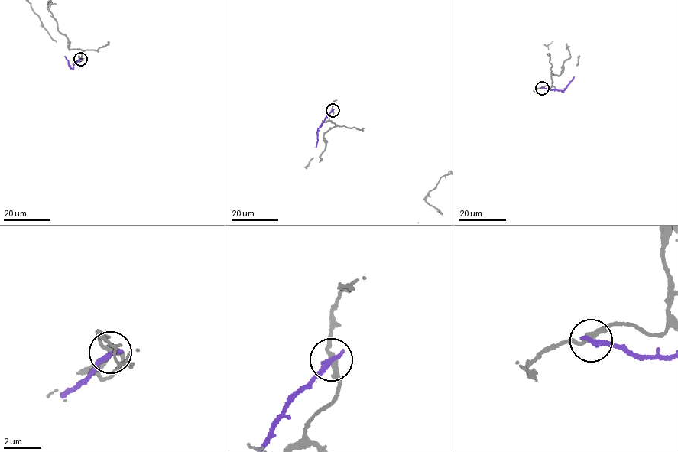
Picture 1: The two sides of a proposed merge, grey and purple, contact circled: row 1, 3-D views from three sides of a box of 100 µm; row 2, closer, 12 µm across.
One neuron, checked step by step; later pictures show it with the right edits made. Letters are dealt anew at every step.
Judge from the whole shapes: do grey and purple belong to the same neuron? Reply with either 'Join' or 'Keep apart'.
Keep apart

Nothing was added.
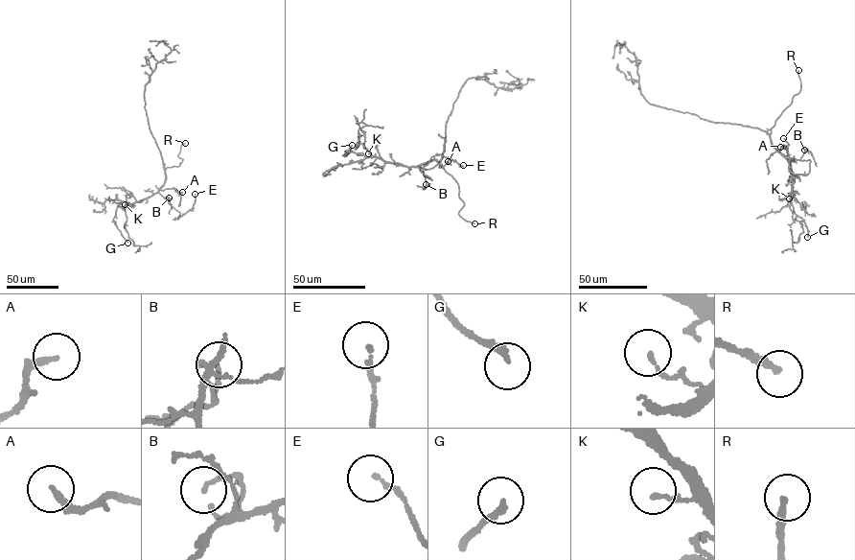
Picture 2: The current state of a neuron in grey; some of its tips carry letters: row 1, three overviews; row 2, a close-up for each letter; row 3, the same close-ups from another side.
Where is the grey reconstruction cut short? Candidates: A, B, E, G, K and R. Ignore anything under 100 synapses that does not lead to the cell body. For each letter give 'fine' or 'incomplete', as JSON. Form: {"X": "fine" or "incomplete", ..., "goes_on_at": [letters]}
{"A": "fine", "B": "fine", "E": "fine", "G": "fine", "K": "fine", "R": "incomplete", "goes_on_at": ["R"]}

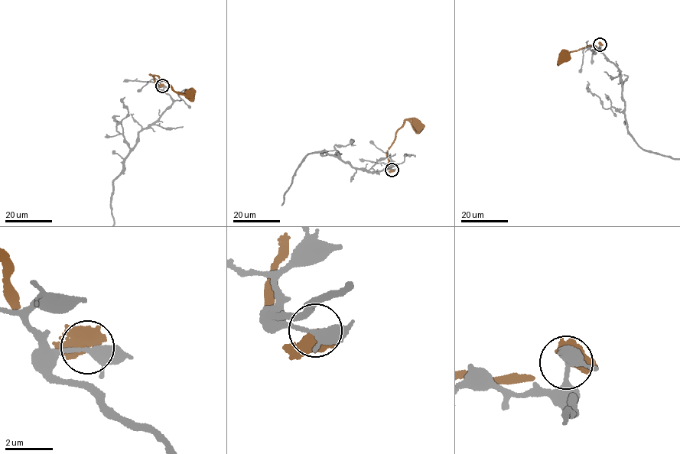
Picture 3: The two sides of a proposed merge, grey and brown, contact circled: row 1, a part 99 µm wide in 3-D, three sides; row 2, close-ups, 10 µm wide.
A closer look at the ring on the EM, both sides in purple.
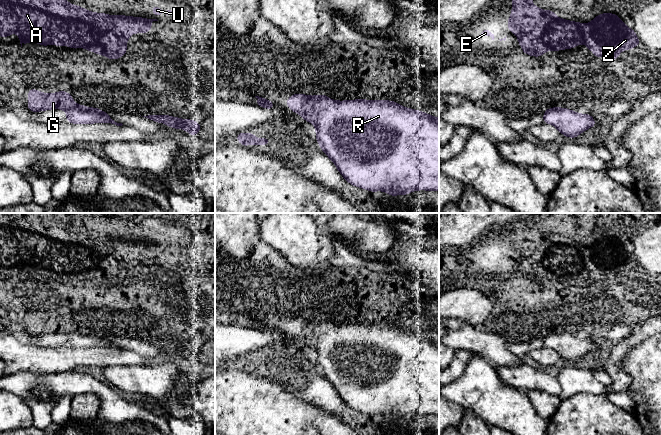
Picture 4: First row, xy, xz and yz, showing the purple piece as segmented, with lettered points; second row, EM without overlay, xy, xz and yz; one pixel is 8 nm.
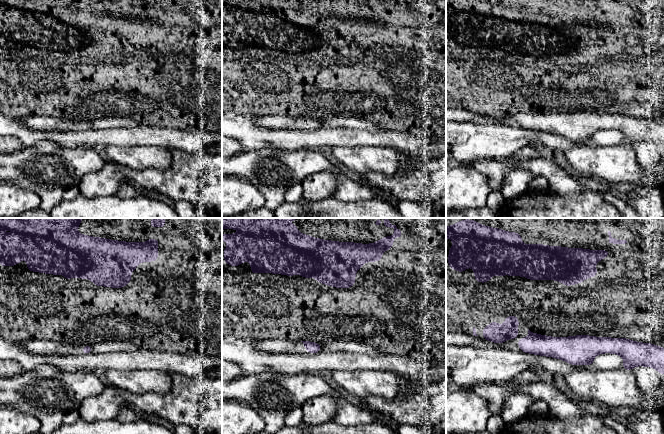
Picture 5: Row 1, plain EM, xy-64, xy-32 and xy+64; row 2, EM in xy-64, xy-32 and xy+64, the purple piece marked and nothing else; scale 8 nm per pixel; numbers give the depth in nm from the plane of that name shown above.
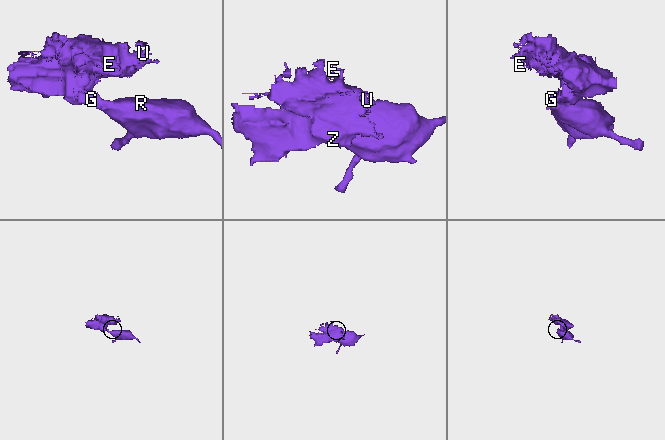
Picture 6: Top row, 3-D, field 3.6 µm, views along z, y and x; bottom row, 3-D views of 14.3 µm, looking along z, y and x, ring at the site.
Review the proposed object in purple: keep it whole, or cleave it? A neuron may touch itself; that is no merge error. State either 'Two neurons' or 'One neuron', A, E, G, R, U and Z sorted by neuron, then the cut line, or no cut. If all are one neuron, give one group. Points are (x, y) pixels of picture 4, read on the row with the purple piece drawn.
Two neurons. Groups: A E G U Z / R. Split along xy (74, 108), (99, 111)

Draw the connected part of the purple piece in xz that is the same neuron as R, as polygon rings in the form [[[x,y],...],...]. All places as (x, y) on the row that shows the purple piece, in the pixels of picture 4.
[[[293,94],[286,101],[287,106],[295,113],[302,116],[305,121],[311,122],[316,127],[316,139],[322,151],[334,162],[338,171],[351,185],[374,191],[386,191],[390,196],[406,195],[416,190],[439,190],[439,119],[419,110],[405,108],[394,101],[365,99],[335,101],[331,98],[308,97],[304,94]]]

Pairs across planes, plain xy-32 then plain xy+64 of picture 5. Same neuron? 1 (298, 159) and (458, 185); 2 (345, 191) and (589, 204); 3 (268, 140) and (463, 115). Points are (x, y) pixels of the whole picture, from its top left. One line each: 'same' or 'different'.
1: different
2: different
3: different

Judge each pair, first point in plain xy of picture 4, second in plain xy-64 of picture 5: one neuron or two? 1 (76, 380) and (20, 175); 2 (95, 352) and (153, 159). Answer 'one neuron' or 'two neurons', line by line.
1: one neuron
2: two neurons

